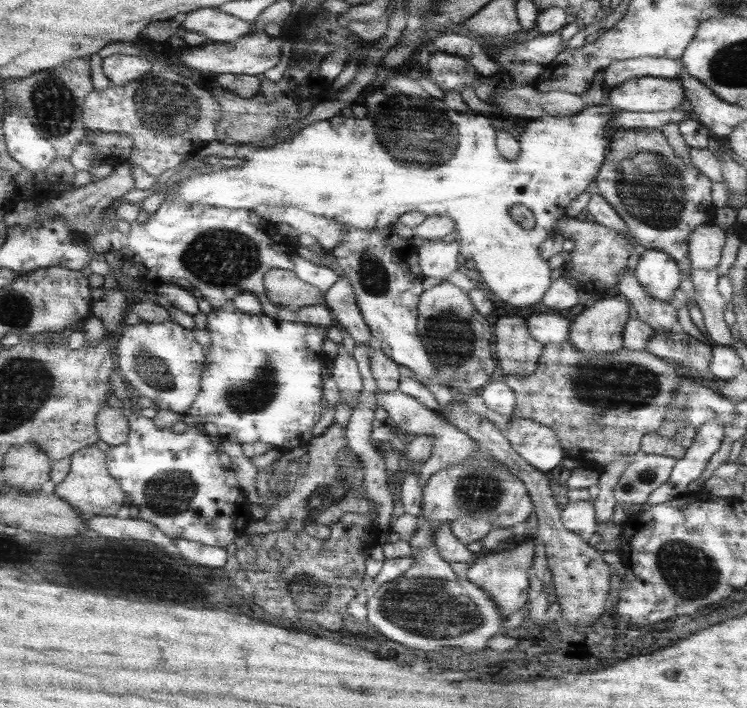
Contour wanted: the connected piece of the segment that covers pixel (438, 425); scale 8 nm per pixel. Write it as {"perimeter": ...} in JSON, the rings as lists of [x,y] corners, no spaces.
{"perimeter":[[[375,389],[373,398],[375,398],[377,407],[379,406],[387,412],[393,426],[399,428],[401,434],[414,436],[427,434],[427,436],[431,436],[433,446],[430,448],[430,456],[417,467],[419,469],[419,476],[417,477],[419,484],[423,485],[437,470],[445,470],[445,468],[451,468],[455,464],[463,463],[474,454],[476,448],[472,439],[445,421],[438,412],[425,407],[413,397],[399,392],[399,390],[383,392]]]}

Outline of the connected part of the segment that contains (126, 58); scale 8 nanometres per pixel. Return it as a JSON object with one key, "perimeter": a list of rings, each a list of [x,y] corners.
{"perimeter":[[[127,54],[109,55],[103,59],[101,65],[109,82],[117,86],[129,84],[155,67],[145,57]]]}

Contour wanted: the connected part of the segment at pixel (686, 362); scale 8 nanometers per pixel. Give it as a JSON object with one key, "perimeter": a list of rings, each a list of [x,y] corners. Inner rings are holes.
{"perimeter":[[[681,331],[656,333],[645,343],[645,352],[662,361],[676,362],[697,371],[709,370],[711,346]]]}

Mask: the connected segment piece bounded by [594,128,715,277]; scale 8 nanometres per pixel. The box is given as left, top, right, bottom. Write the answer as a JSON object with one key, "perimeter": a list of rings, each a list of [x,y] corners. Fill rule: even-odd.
{"perimeter":[[[619,128],[614,130],[610,137],[601,167],[594,179],[597,195],[601,196],[626,223],[626,233],[630,241],[639,244],[645,251],[667,254],[677,262],[680,274],[689,277],[691,268],[687,257],[688,237],[699,224],[710,223],[715,211],[710,198],[711,182],[678,157],[657,128]]]}

